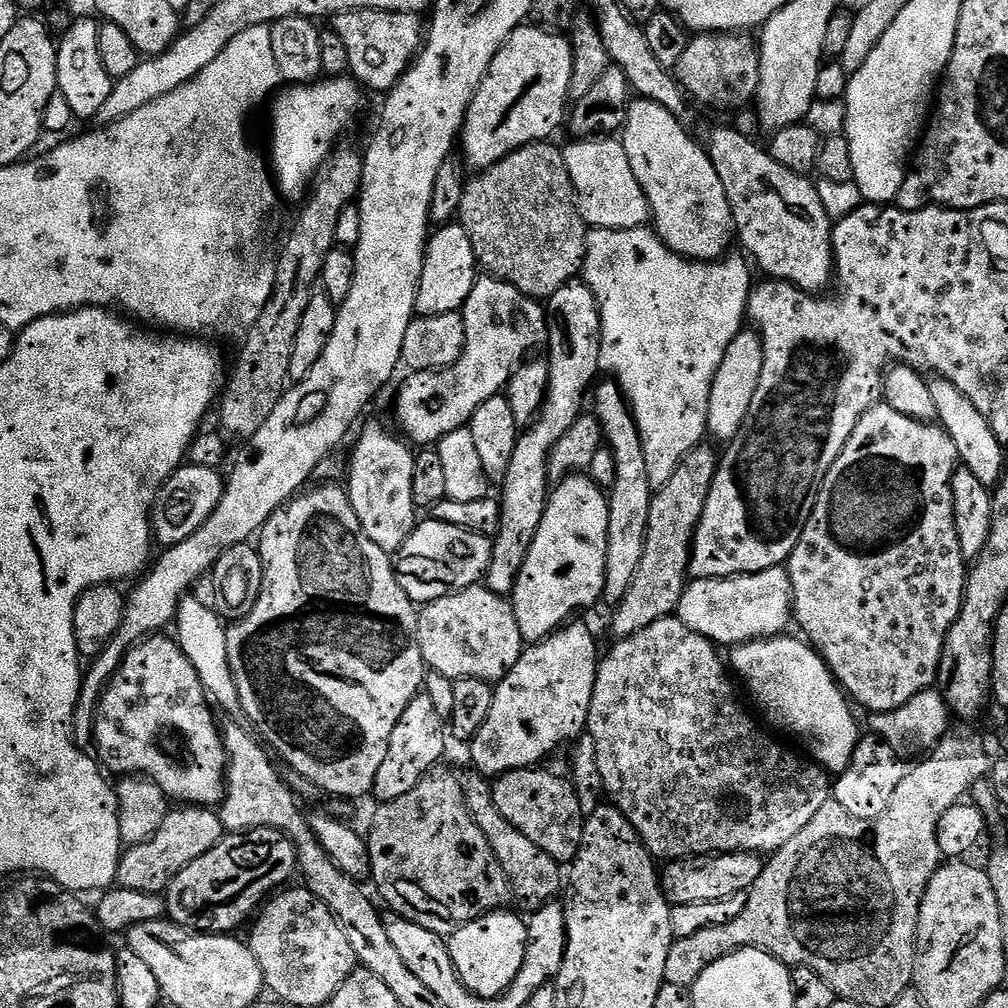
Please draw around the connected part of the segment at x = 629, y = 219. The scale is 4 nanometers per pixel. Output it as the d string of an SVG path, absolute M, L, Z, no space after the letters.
M576 138L571 142L563 145L564 161L576 192L576 205L589 229L645 227L652 211L642 186L638 186L638 178L634 178L634 170L630 170L630 158L626 158L623 143L616 138Z

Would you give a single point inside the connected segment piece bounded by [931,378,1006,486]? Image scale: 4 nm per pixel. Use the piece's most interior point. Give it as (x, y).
(980, 451)

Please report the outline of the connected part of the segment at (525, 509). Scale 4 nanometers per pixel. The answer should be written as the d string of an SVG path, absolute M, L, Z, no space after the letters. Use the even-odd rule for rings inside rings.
M577 278L566 282L566 286L558 289L546 301L546 315L548 318L548 343L546 345L546 363L548 365L548 396L540 408L540 415L521 431L518 442L514 446L514 458L510 462L510 470L506 473L498 496L500 502L500 525L492 540L492 557L488 563L486 573L486 587L494 594L511 597L514 586L518 582L518 574L526 562L526 554L530 554L530 546L538 534L538 526L544 517L550 495L550 481L548 479L548 459L562 434L574 426L574 422L585 411L584 395L589 395L590 389L597 383L601 375L600 367L600 307L583 279Z

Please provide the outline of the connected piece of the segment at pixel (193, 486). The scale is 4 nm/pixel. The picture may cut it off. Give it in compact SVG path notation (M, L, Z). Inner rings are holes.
M185 463L176 469L176 473L160 487L156 493L156 498L150 513L152 521L152 534L157 545L161 544L161 549L173 548L175 544L186 542L210 514L222 502L222 494L226 483L223 475L215 468L203 468Z

